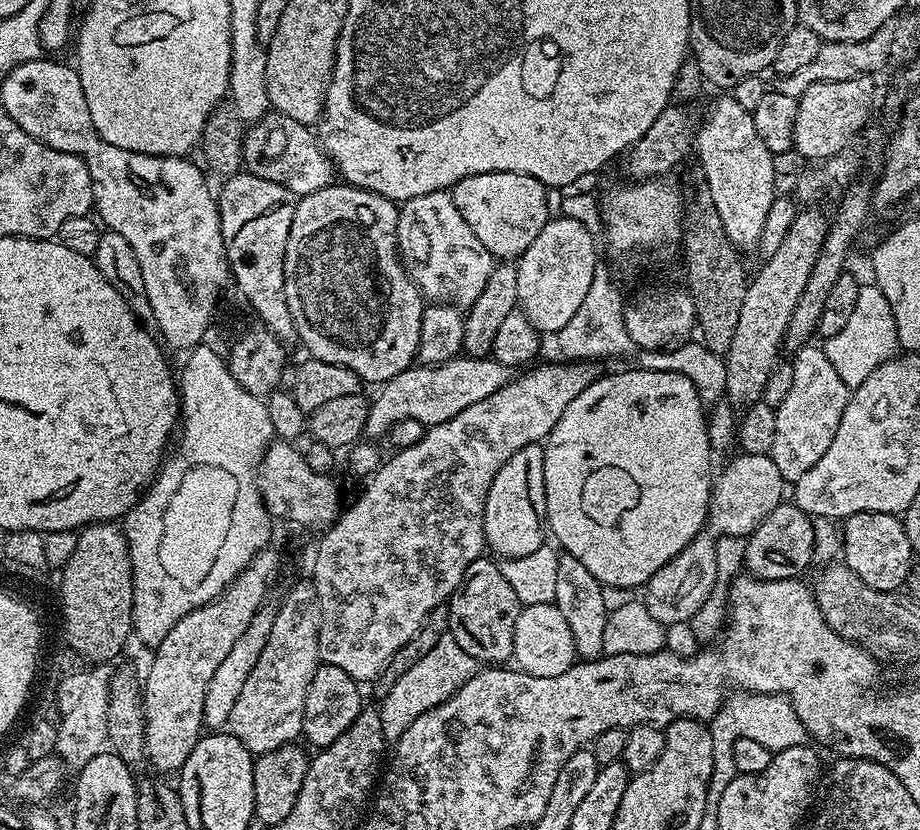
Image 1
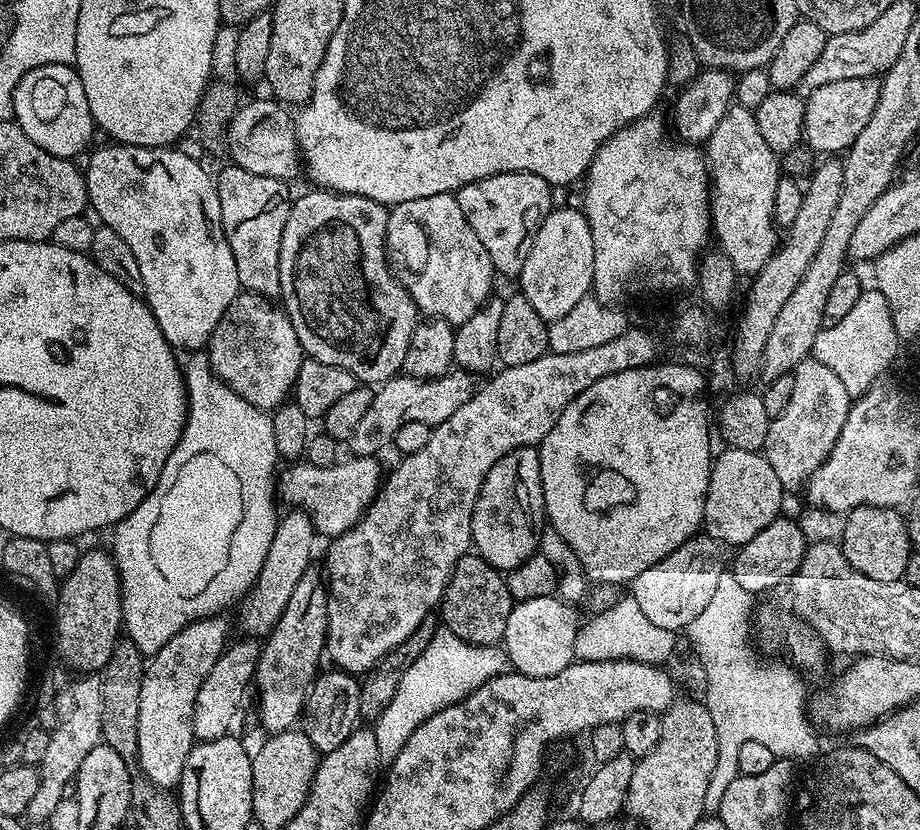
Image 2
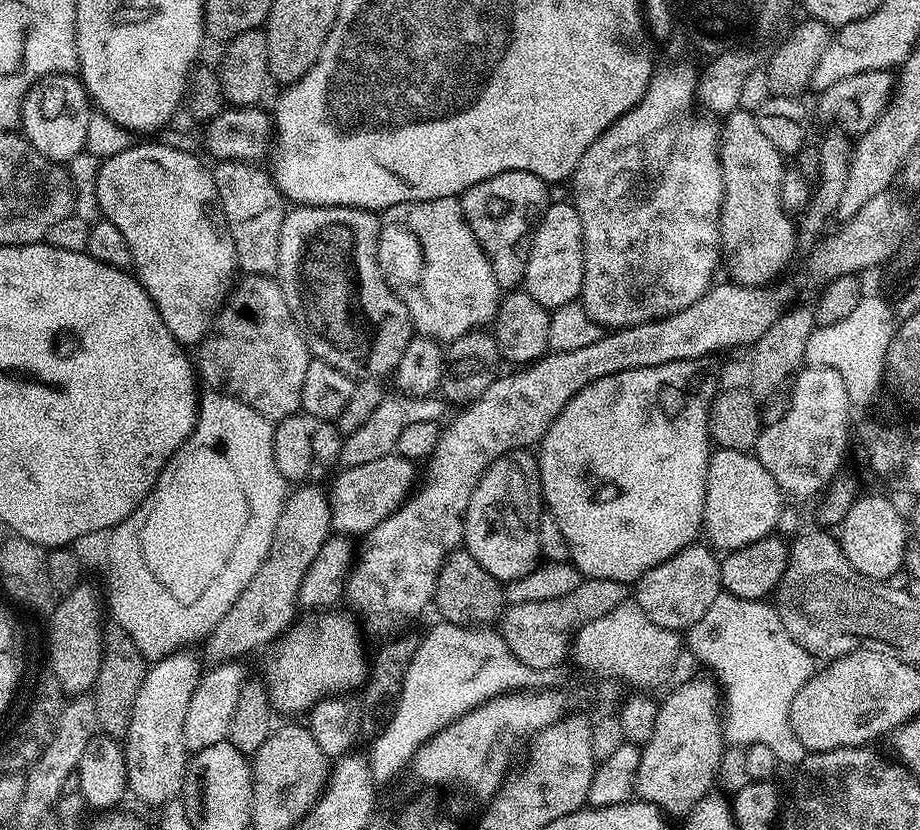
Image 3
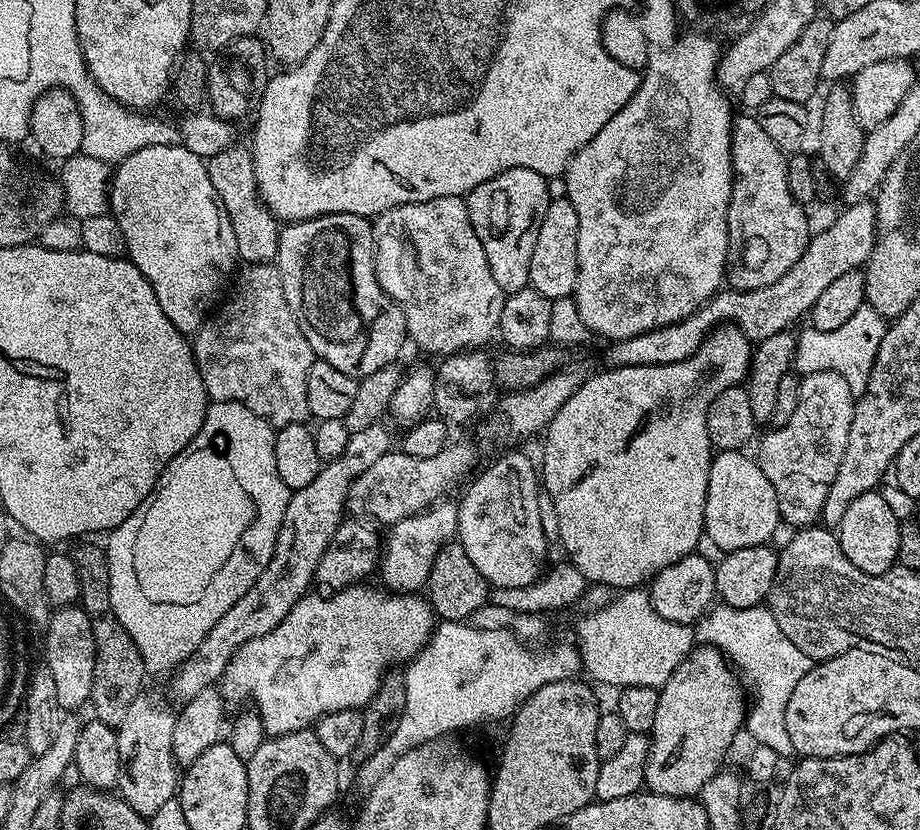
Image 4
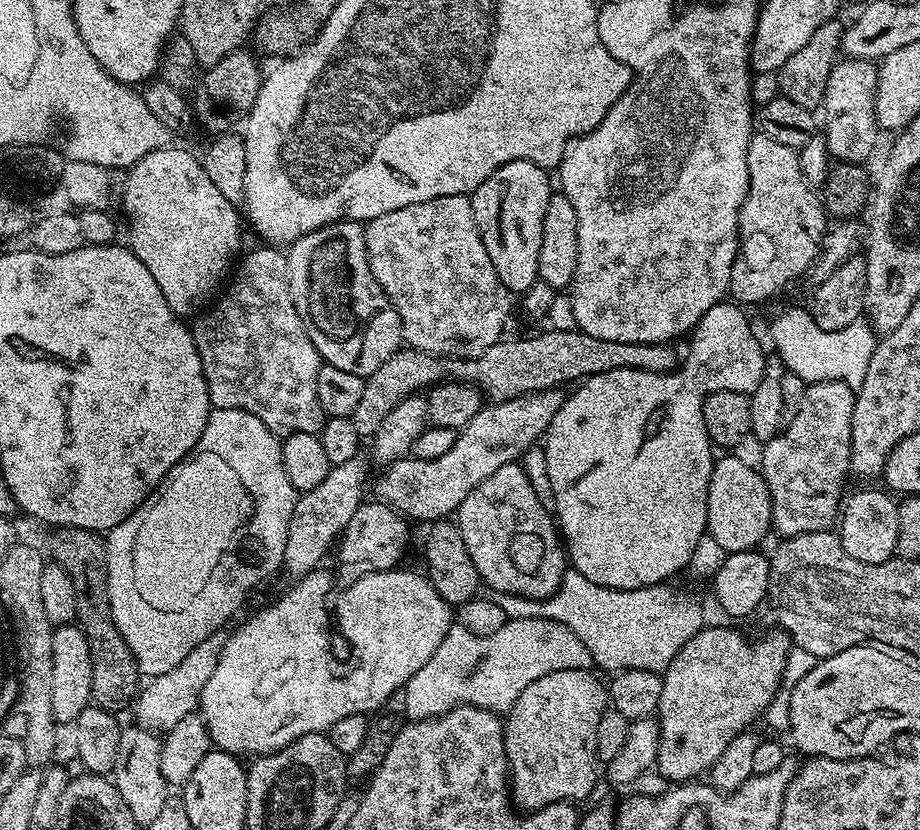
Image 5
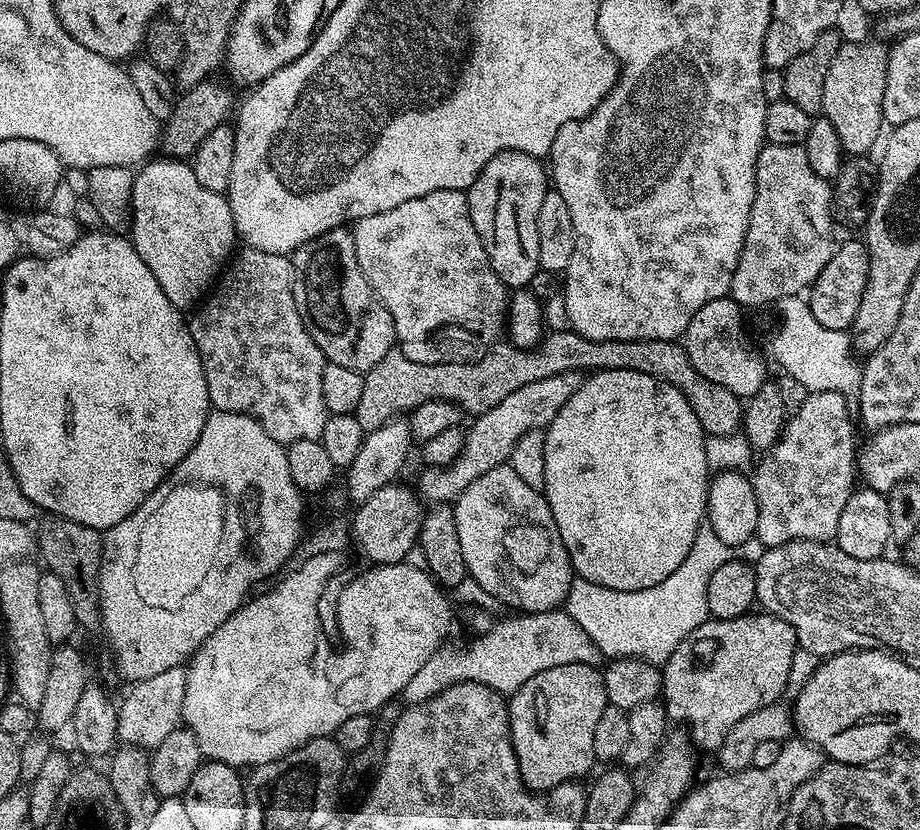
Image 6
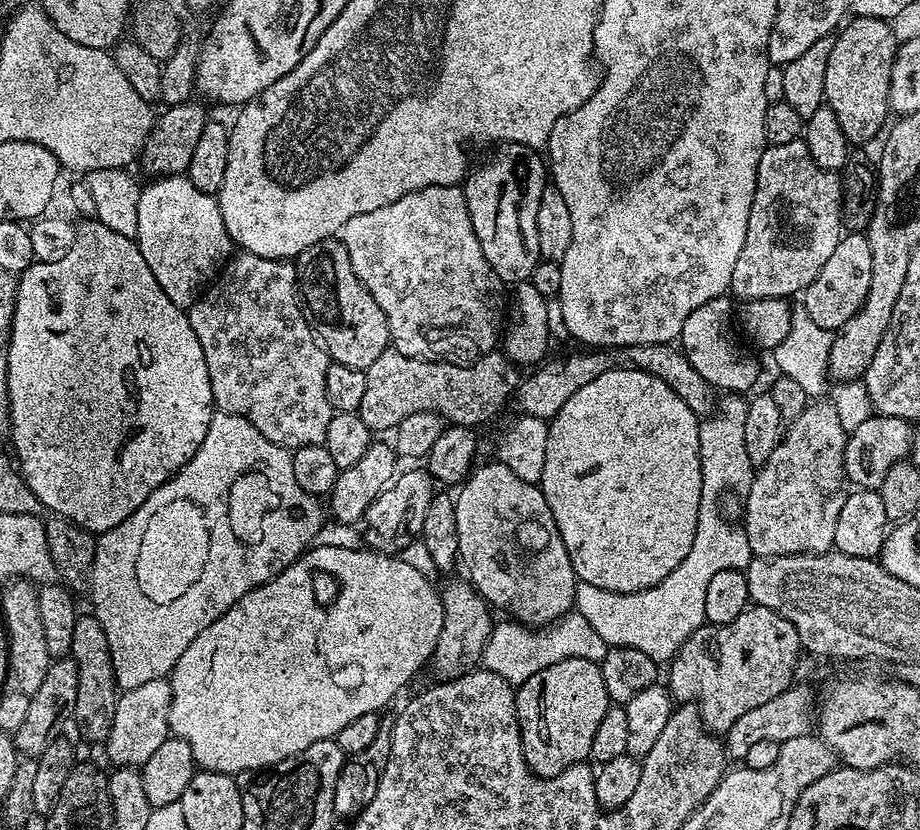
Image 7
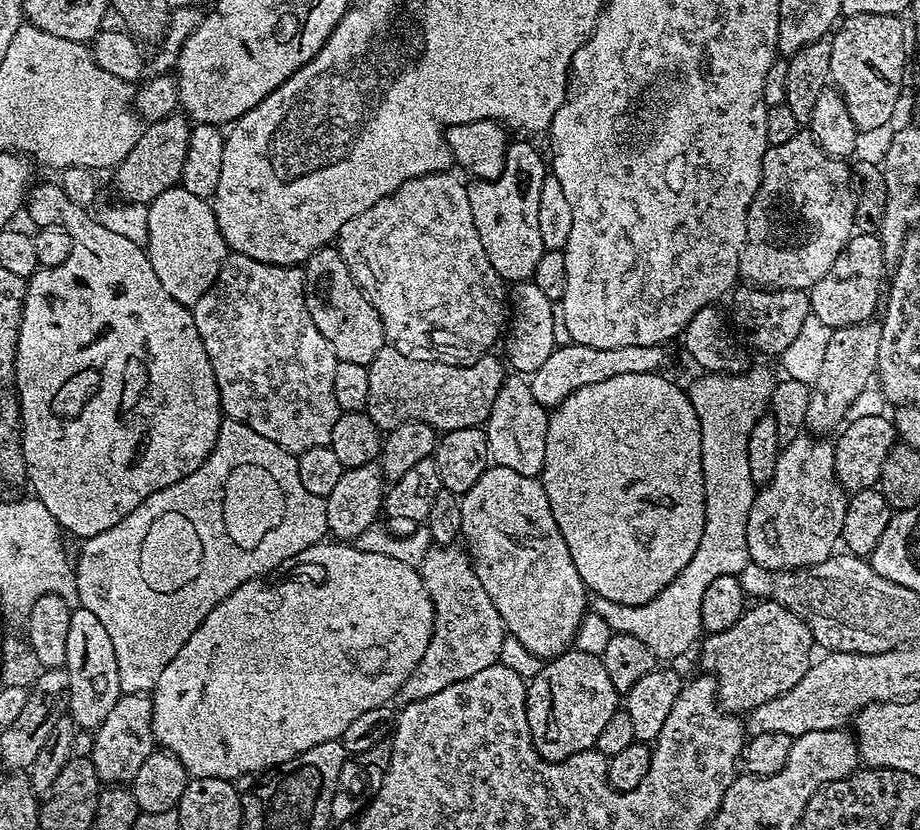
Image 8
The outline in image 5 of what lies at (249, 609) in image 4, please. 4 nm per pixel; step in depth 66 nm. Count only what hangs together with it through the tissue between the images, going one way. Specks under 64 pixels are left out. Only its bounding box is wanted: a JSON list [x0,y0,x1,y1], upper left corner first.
[134,454,369,734]

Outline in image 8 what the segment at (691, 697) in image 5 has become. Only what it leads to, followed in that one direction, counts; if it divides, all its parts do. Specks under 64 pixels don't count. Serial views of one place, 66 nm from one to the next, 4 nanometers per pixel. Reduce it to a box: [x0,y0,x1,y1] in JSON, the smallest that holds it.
[700,598,814,714]

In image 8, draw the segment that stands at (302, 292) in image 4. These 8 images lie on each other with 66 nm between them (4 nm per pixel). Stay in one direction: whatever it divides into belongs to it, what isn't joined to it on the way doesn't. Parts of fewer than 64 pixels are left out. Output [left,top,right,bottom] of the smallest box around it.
[302,247,386,364]

